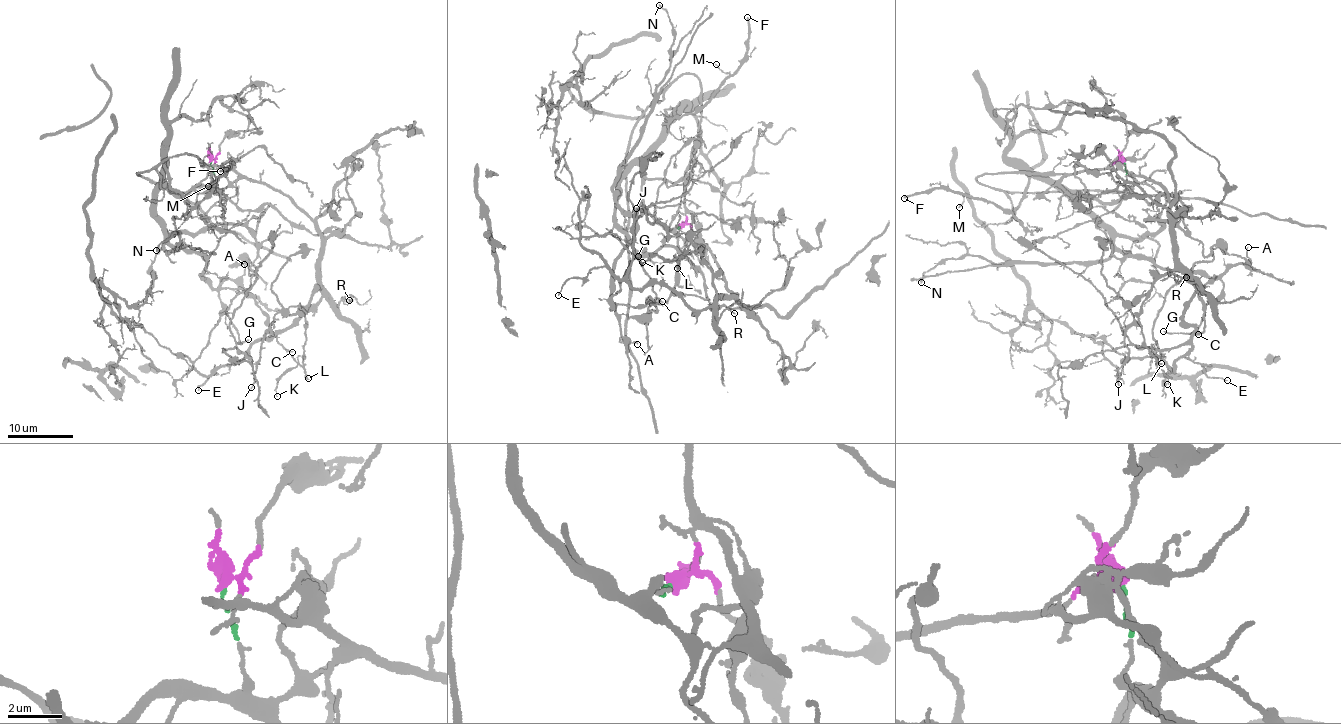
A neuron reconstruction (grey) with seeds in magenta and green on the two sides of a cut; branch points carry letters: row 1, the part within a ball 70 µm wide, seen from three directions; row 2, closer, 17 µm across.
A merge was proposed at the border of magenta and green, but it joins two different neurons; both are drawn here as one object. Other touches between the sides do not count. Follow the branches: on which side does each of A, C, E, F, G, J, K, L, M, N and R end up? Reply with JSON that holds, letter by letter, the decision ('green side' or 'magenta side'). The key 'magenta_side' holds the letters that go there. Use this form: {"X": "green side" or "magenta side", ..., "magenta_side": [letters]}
{"A": "green side", "C": "green side", "E": "magenta side", "F": "green side", "G": "green side", "J": "magenta side", "K": "magenta side", "L": "magenta side", "M": "green side", "N": "green side", "R": "magenta side", "magenta_side": ["E", "J", "K", "L", "R"]}

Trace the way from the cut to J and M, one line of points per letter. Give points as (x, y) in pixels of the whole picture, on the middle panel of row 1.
J: (680, 226), (692, 216), (736, 298), (717, 293), (701, 249), (635, 208)
M: (679, 225), (668, 229), (644, 205), (644, 157), (667, 109), (682, 116), (709, 101), (729, 75), (716, 64)

